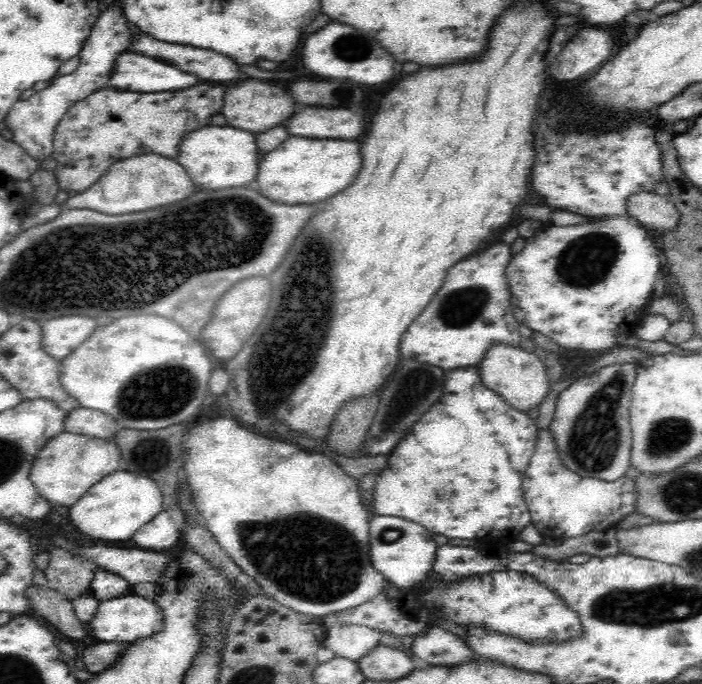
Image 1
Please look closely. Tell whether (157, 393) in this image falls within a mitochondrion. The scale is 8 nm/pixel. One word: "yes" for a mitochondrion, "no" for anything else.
yes

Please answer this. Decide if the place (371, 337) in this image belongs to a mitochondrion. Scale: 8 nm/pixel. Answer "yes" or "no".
no

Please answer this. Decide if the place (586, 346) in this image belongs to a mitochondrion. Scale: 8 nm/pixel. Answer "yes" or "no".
no

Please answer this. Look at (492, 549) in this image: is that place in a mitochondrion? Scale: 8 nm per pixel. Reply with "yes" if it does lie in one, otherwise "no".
no

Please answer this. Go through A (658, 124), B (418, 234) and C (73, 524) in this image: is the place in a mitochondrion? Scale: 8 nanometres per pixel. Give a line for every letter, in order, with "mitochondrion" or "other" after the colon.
A: other
B: other
C: other

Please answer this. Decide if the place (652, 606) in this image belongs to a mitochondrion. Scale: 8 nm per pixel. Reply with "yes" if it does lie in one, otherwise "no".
yes

